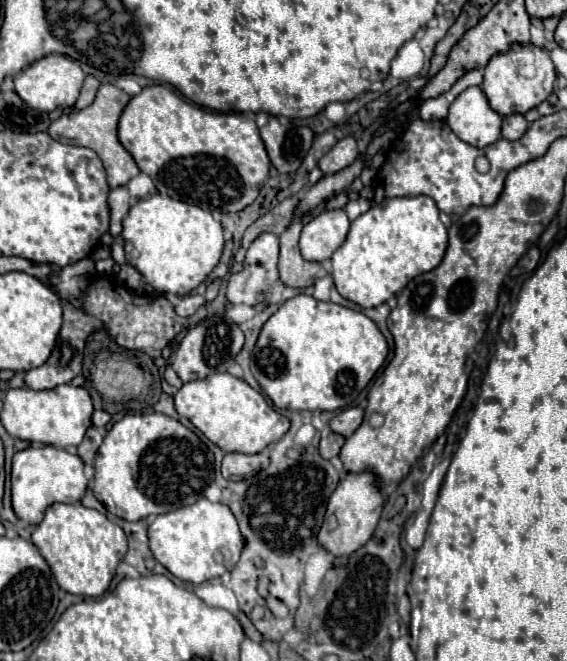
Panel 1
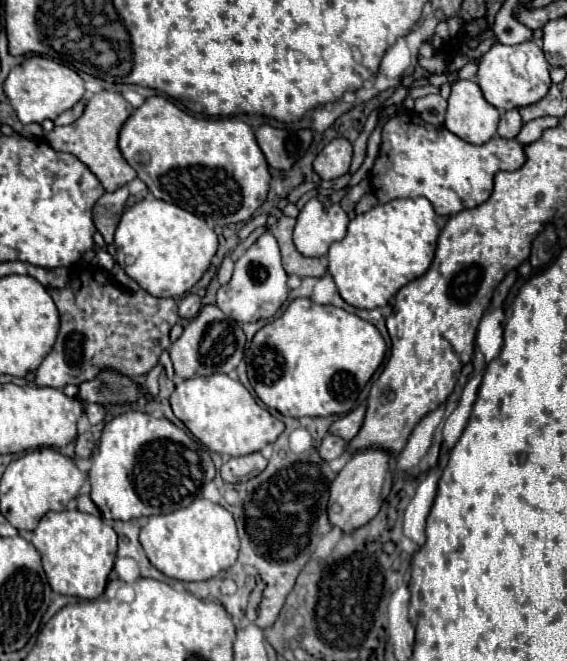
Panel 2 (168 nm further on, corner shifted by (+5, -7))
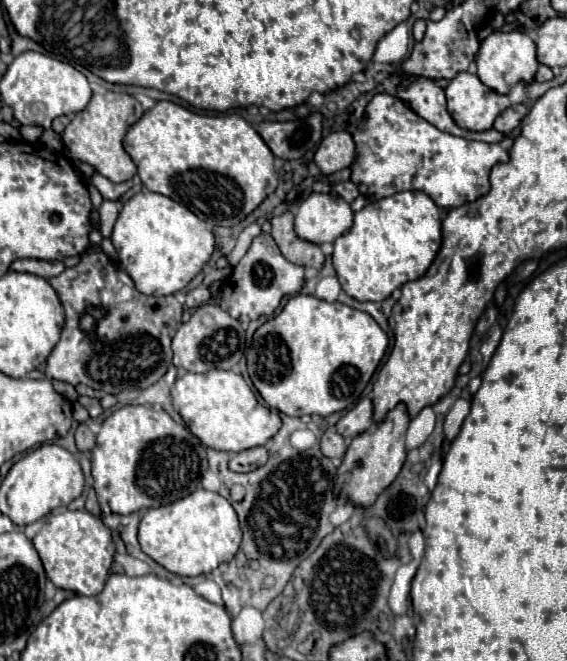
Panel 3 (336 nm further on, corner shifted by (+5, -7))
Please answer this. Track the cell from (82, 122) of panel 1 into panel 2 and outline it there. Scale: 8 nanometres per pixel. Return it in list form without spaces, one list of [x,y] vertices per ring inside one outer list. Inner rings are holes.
[[[103,90],[99,94],[93,94],[87,100],[85,112],[77,122],[69,124],[69,126],[55,126],[49,134],[45,134],[45,140],[55,150],[75,154],[99,178],[105,192],[115,192],[115,190],[119,190],[121,186],[125,186],[127,182],[131,182],[137,176],[135,170],[125,162],[125,158],[121,156],[121,152],[117,148],[119,128],[123,126],[123,122],[129,118],[131,112],[133,112],[133,106],[121,94]]]

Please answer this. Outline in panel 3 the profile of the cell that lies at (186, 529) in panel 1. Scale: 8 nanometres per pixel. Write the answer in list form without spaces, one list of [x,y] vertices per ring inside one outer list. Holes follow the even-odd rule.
[[[199,488],[191,496],[185,496],[183,500],[175,500],[173,504],[159,508],[149,508],[139,522],[139,544],[147,556],[165,566],[169,572],[179,576],[199,576],[199,574],[211,574],[213,570],[217,570],[221,562],[229,562],[237,554],[241,544],[241,528],[237,512],[227,498],[223,498],[217,492]]]

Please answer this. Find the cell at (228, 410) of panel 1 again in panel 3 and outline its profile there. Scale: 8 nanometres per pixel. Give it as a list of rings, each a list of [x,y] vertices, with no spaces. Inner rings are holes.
[[[213,368],[211,372],[205,374],[185,372],[173,384],[171,396],[173,396],[173,406],[181,414],[187,428],[207,448],[213,450],[241,452],[247,448],[263,446],[281,428],[279,414],[273,414],[267,406],[259,404],[253,390],[243,380],[243,376],[231,370]]]

